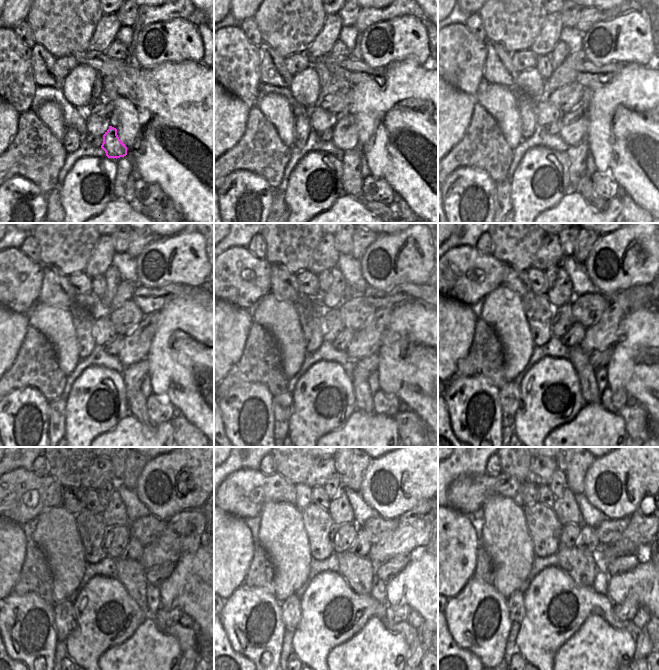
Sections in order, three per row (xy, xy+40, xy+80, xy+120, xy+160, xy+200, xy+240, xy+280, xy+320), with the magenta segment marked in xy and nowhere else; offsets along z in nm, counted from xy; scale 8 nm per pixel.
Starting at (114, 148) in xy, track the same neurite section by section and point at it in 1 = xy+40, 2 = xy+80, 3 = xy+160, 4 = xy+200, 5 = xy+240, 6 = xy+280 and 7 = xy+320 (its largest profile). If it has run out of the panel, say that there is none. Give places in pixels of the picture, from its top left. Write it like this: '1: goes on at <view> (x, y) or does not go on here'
1: goes on at xy+40 (344, 137)
2: goes on at xy+80 (576, 122)
3: goes on at xy+160 (366, 341)
4: goes on at xy+200 (606, 333)
5: goes on at xy+240 (184, 533)
6: goes on at xy+280 (413, 533)
7: goes on at xy+320 (641, 531)

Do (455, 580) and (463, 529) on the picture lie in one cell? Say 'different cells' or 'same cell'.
same cell

